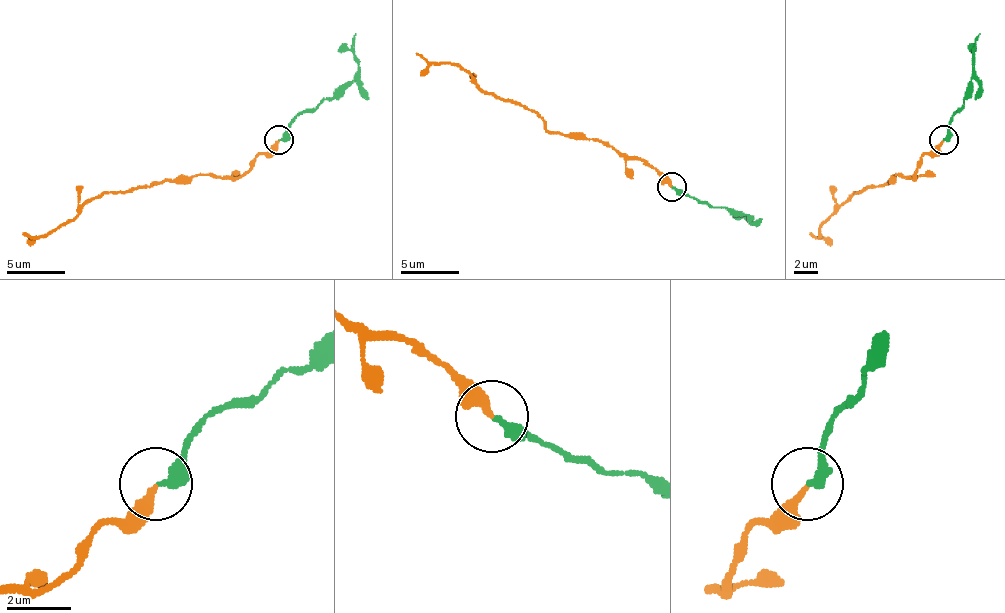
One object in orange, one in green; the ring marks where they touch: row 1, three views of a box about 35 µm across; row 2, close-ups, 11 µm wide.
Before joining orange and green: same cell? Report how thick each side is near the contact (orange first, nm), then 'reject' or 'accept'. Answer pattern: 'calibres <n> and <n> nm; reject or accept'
calibres 240 and 200 nm; accept

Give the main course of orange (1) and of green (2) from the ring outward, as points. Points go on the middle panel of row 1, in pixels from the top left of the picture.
1: (672, 186), (649, 166), (597, 140), (551, 134), (533, 110), (484, 93), (455, 64), (426, 61), (417, 52)
2: (672, 186), (693, 198), (748, 215), (748, 224)

